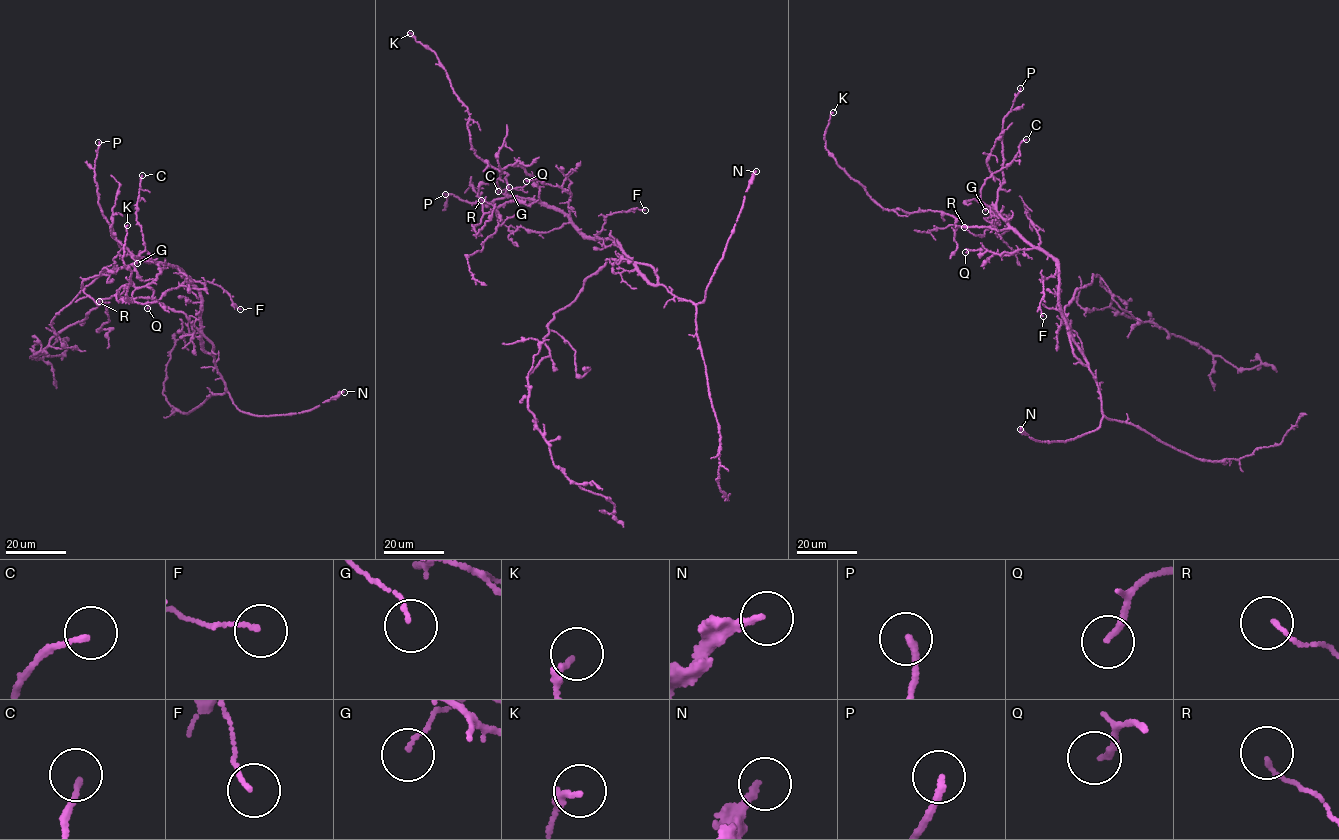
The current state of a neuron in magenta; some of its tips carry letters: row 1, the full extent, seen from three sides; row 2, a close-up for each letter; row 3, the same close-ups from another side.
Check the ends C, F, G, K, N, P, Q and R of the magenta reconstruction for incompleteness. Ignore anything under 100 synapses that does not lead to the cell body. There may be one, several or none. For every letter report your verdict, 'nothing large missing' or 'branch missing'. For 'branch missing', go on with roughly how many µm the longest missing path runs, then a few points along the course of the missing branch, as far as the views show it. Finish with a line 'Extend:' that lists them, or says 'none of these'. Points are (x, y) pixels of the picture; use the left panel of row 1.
C: nothing large missing
F: nothing large missing
G: nothing large missing
K: nothing large missing
N: branch missing; about 30 µm are missing
P: nothing large missing
Q: nothing large missing
R: nothing large missing
Extend: N

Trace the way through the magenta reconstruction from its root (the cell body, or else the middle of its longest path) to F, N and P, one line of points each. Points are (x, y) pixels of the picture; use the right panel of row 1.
F: (1068, 326), (1059, 302), (1056, 273), (1043, 277), (1044, 293), (1040, 305), (1043, 316)
N: (1068, 326), (1074, 355), (1088, 367), (1097, 384), (1100, 424), (1064, 441), (1036, 441), (1020, 429)
P: (1068, 326), (1059, 302), (1055, 260), (1004, 221), (995, 205), (1003, 177), (1004, 117), (1020, 88)

